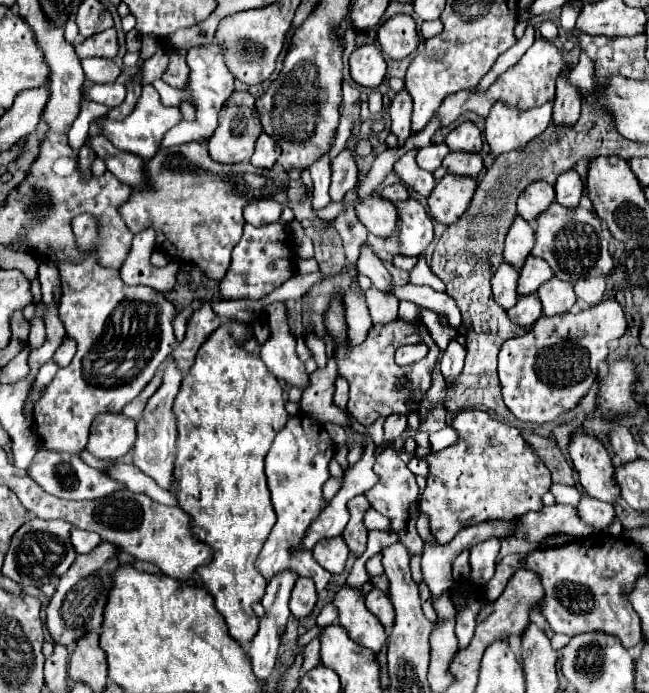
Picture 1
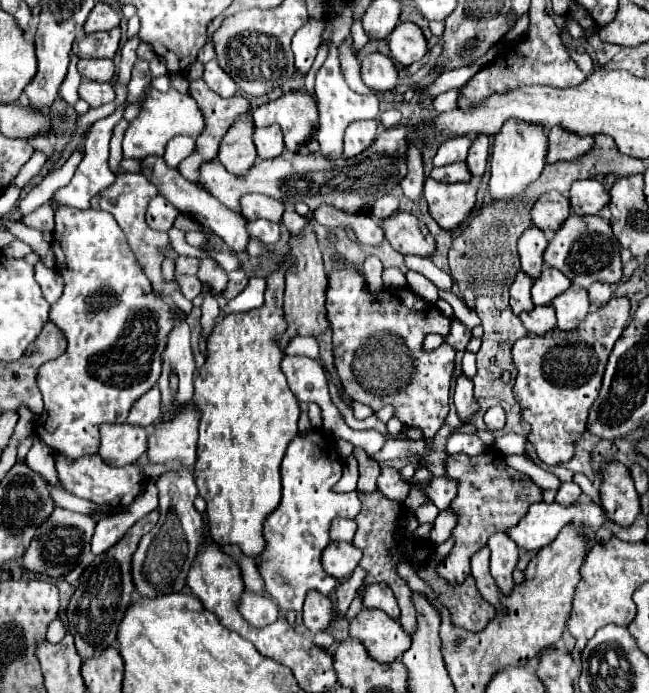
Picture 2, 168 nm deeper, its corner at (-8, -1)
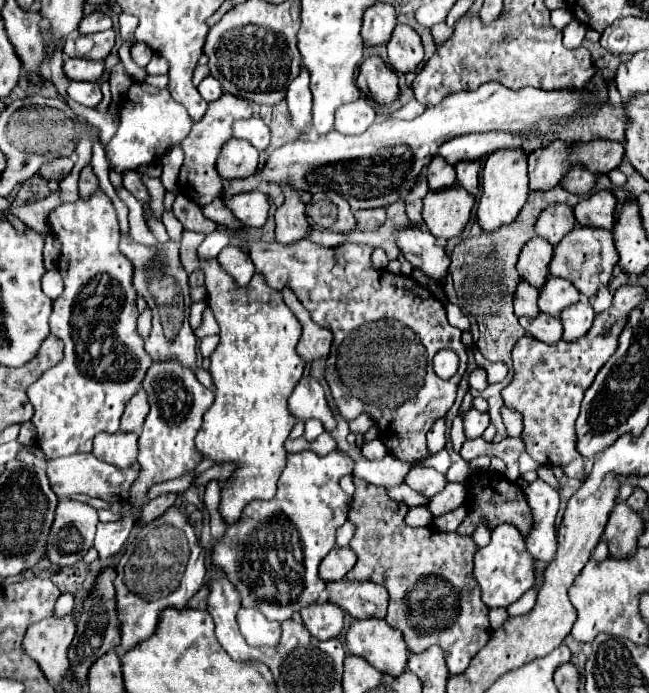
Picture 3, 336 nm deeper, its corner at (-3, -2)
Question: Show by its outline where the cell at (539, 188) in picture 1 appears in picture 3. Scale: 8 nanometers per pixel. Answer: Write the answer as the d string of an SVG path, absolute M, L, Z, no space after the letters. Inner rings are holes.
M551 204L541 212L535 224L535 232L555 246L559 244L559 240L563 240L563 236L567 236L567 232L575 228L575 224L577 220L573 208L569 208L567 204Z

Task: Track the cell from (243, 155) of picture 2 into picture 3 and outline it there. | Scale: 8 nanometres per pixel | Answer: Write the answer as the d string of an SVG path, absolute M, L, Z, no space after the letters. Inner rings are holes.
M231 138L217 158L217 172L227 182L243 180L247 176L253 176L257 170L259 170L259 152L251 148L247 140Z

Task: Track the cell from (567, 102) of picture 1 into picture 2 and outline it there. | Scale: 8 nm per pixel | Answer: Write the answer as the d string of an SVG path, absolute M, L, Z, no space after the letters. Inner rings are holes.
M552 127L548 139L550 139L550 149L546 155L548 163L576 159L594 145L594 137L572 135L572 131L560 131L560 127Z

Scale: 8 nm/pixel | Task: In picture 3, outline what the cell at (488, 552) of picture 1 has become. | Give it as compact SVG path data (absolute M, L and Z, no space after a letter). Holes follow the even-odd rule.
M499 524L491 534L491 542L477 550L473 576L479 582L481 598L489 608L507 608L535 586L535 558L527 552L525 538L513 524Z

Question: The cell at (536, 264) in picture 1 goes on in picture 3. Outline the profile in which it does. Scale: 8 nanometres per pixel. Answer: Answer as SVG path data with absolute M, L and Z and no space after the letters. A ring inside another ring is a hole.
M549 276L539 294L539 310L549 316L559 316L563 308L579 302L581 292L567 280Z

